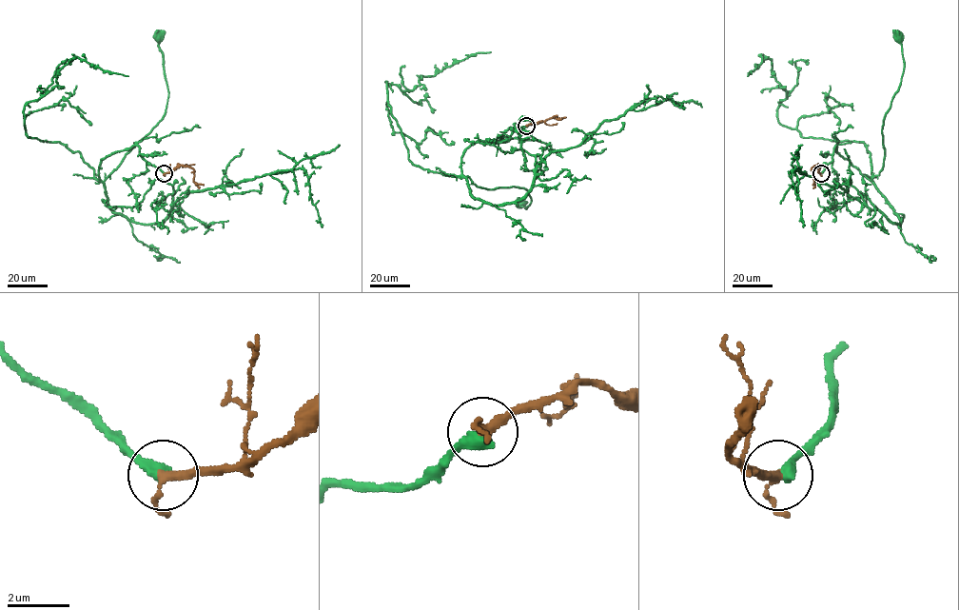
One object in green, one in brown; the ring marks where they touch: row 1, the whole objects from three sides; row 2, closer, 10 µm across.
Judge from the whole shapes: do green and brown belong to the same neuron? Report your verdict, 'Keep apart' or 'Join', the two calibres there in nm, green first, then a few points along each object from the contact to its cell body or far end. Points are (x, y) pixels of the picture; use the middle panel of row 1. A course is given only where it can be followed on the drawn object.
Join. Thickness 440 nm (green) against 240 nm. Course of green: (527, 126), (478, 141), (460, 163), (479, 186), (523, 187), (531, 201), (519, 205). Course of brown: (527, 126), (556, 116), (557, 119), (566, 117)

